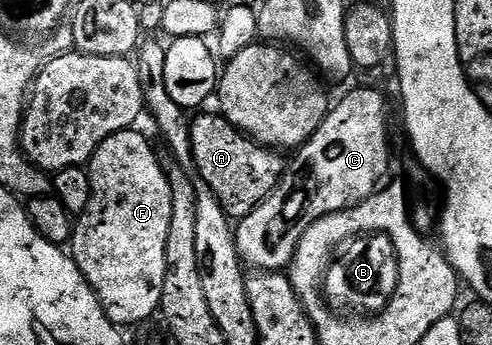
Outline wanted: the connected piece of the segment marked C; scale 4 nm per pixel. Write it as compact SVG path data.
M357 88L347 93L338 104L336 101L332 105L319 130L315 130L313 137L296 149L294 156L297 157L291 160L291 170L282 176L277 191L236 225L237 253L241 255L241 263L250 269L259 272L281 272L288 269L295 258L299 238L303 238L305 231L319 222L319 218L353 208L382 187L383 181L390 175L389 116L385 113L384 98L373 88Z

